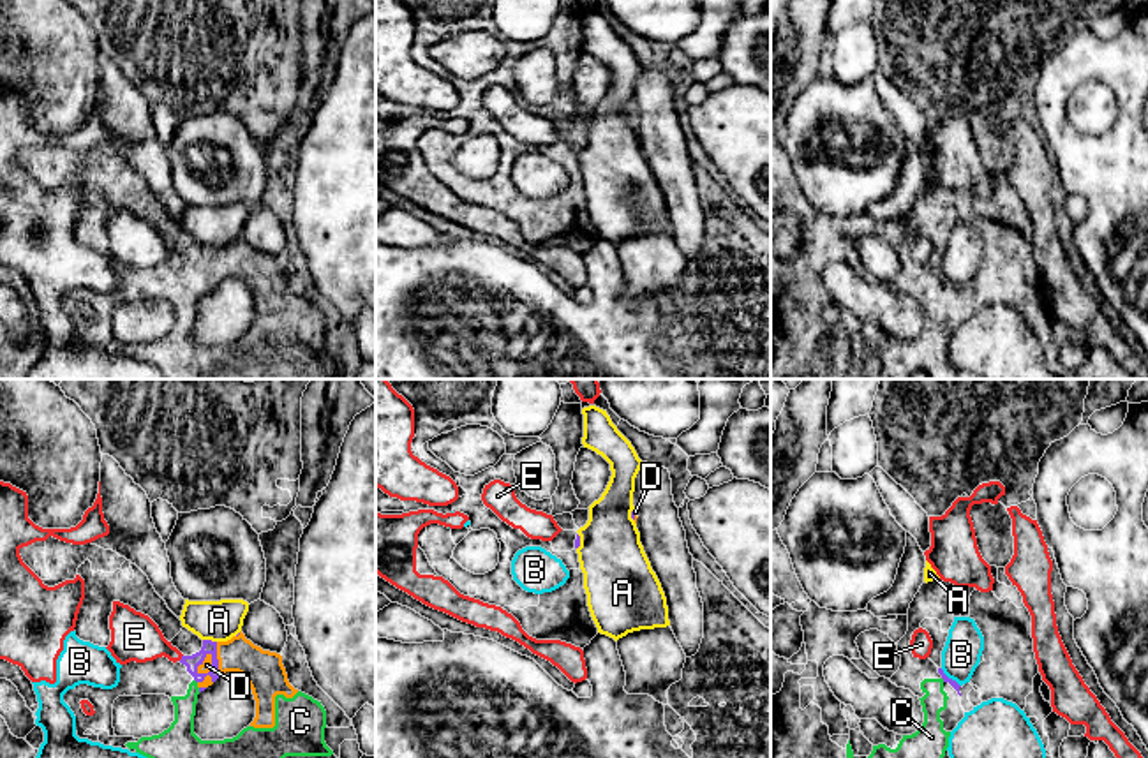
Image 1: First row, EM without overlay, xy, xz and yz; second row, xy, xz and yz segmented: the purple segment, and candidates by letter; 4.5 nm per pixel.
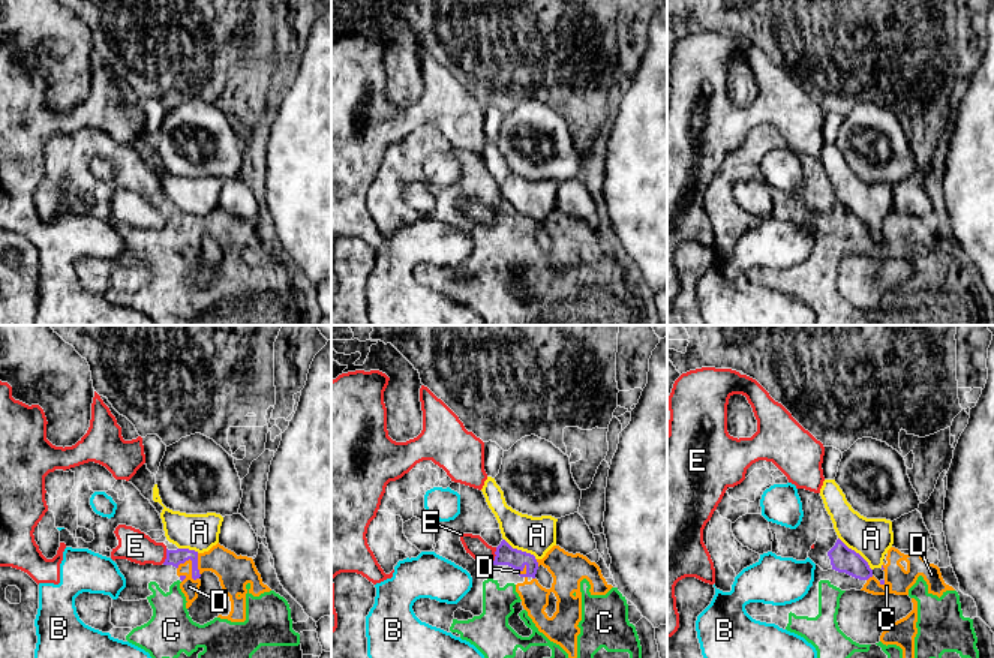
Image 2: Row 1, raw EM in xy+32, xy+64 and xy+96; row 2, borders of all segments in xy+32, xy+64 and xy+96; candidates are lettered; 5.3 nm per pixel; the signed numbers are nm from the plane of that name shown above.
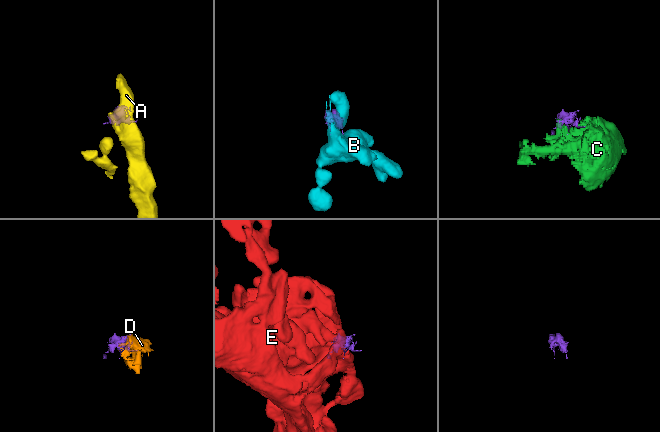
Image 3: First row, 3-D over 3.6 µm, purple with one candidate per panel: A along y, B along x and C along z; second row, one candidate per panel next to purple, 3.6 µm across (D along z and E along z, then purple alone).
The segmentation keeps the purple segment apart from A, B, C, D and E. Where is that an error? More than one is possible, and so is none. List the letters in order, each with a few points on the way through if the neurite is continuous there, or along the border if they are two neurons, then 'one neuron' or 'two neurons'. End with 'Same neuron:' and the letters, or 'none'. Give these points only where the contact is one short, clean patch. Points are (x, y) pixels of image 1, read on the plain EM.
A: along xy (203, 244), (216, 247) | two neurons
B: two neurons
C: one neuron
D: one neuron
E: along xy (182, 260), (178, 265) | two neurons
Same neuron: C, D

